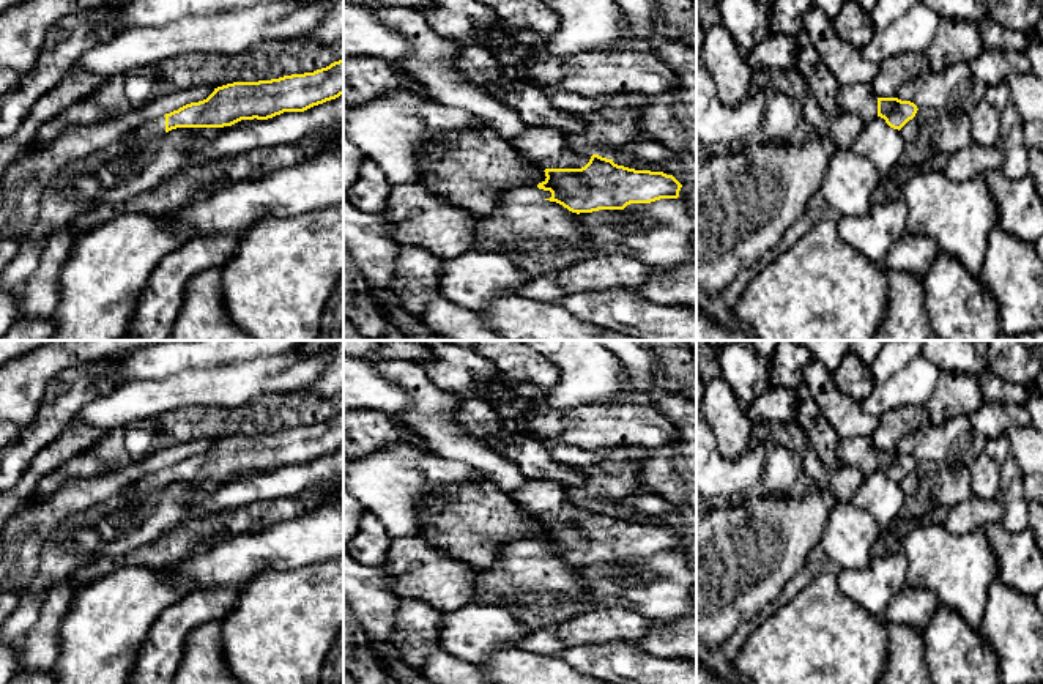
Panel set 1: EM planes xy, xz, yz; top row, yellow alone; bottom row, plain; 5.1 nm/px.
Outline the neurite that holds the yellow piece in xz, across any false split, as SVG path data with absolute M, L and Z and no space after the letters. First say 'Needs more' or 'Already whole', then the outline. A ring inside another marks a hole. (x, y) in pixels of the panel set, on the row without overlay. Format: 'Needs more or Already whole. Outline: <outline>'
Needs more. Outline: M529 481L520 487L510 498L523 511L525 515L540 520L545 525L545 533L537 537L539 542L550 544L551 550L545 552L556 555L572 566L592 566L599 563L624 563L630 556L651 556L660 552L677 552L682 537L663 525L635 523L618 519L613 512L599 507L581 507L569 500L569 489L556 481Z

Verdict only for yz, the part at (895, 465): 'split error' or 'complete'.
split error

